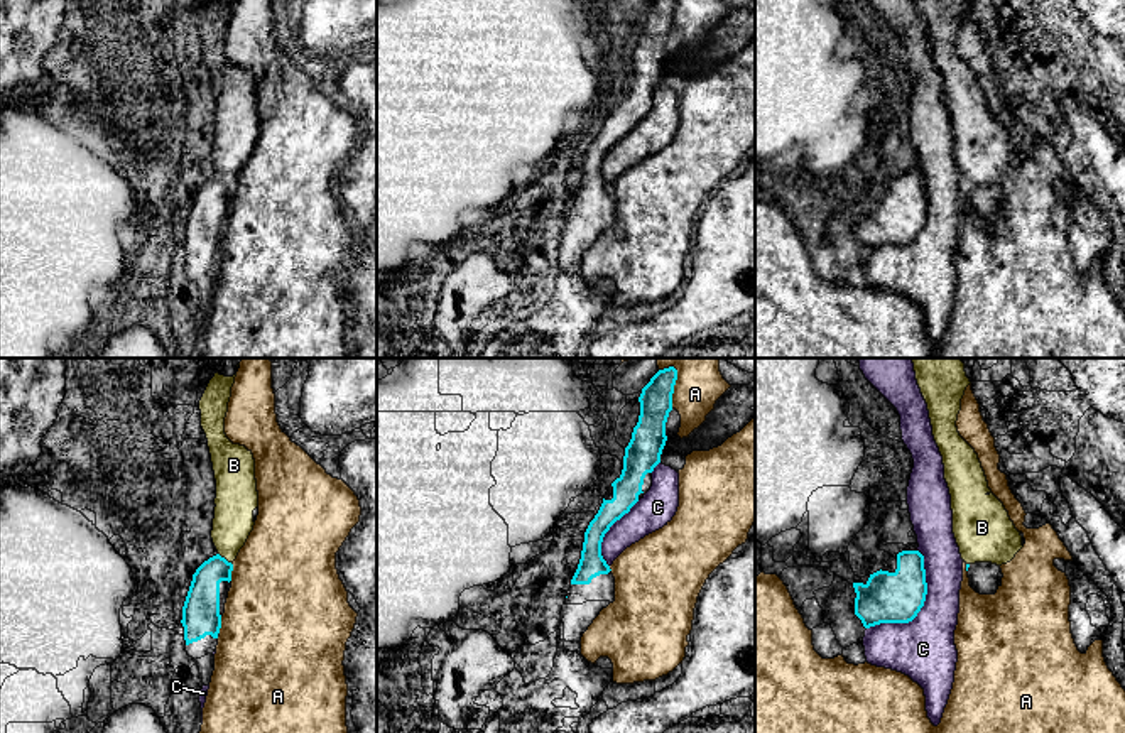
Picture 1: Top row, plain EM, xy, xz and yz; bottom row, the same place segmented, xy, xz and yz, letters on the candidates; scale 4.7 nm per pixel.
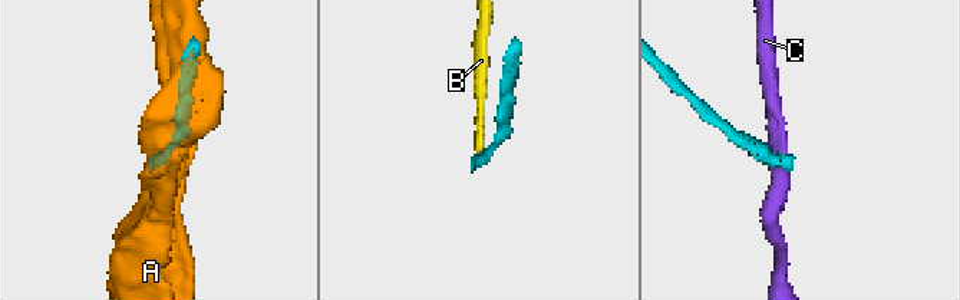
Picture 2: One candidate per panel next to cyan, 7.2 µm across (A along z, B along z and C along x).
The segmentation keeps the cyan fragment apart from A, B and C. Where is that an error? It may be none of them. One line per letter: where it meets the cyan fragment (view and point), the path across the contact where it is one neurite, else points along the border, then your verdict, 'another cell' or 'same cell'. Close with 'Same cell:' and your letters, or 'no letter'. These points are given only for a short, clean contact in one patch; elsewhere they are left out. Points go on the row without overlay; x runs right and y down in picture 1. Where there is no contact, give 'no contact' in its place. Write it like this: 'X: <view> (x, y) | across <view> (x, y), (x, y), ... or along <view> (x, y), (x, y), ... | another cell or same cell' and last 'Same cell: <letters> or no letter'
A: xz (673, 14) | another cell
B: xy (223, 179) | along xy (218, 174), (232, 186) | another cell
C: yz (923, 227) | another cell
Same cell: no letter

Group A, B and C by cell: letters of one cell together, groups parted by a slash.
A B / C

